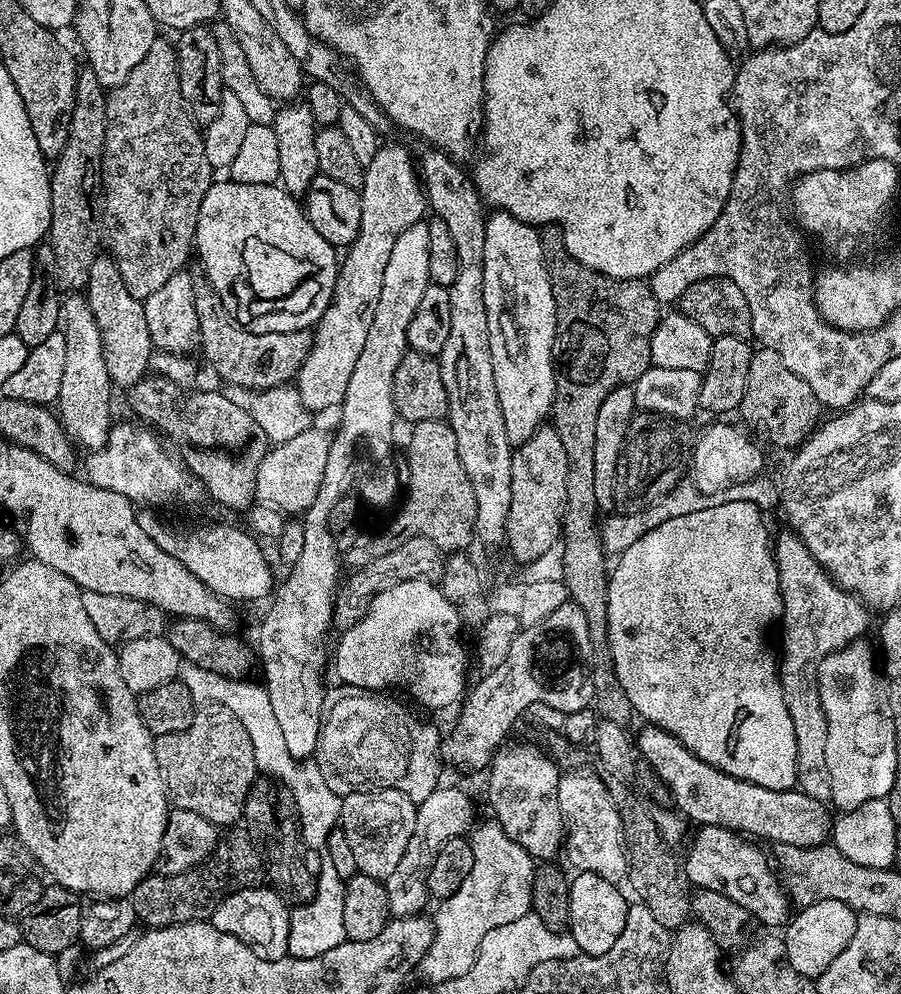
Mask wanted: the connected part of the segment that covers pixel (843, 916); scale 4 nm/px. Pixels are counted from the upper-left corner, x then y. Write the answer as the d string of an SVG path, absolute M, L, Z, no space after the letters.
M833 900L814 902L810 906L800 908L797 913L797 916L795 913L789 919L783 929L785 932L782 932L784 957L788 959L790 966L794 966L794 970L798 970L798 974L815 978L824 973L826 966L830 966L830 962L834 962L834 958L838 958L838 954L842 954L846 946L850 946L858 914L853 908L846 906L846 902Z

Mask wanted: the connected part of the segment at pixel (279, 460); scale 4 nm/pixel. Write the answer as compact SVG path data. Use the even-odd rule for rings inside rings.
M310 427L289 441L276 444L258 461L254 496L259 503L271 504L285 514L302 514L312 505L324 477L330 443L329 433L319 432L318 428Z

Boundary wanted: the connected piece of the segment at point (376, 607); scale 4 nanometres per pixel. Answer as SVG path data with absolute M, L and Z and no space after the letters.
M407 580L372 597L364 616L343 629L336 644L336 676L352 690L401 688L428 708L459 705L470 669L454 606L431 580Z

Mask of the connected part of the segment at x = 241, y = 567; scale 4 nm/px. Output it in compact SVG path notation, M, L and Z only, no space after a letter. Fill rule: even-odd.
M144 510L139 513L142 530L146 530L146 534L150 534L159 548L170 554L170 558L178 558L178 562L182 562L186 570L190 570L190 574L194 574L194 578L202 581L211 592L217 592L229 602L237 602L236 600L260 600L268 591L268 595L273 591L272 568L260 549L261 541L251 531L243 532L232 524L200 524L197 528L175 528L172 524L163 524L152 512L155 511Z

